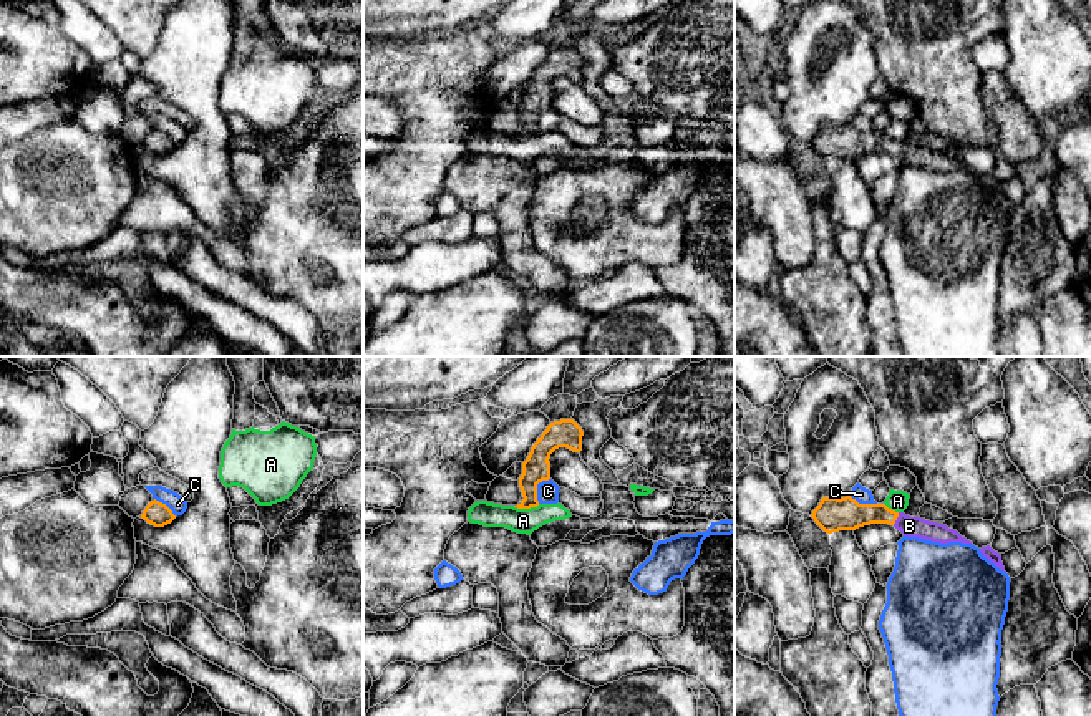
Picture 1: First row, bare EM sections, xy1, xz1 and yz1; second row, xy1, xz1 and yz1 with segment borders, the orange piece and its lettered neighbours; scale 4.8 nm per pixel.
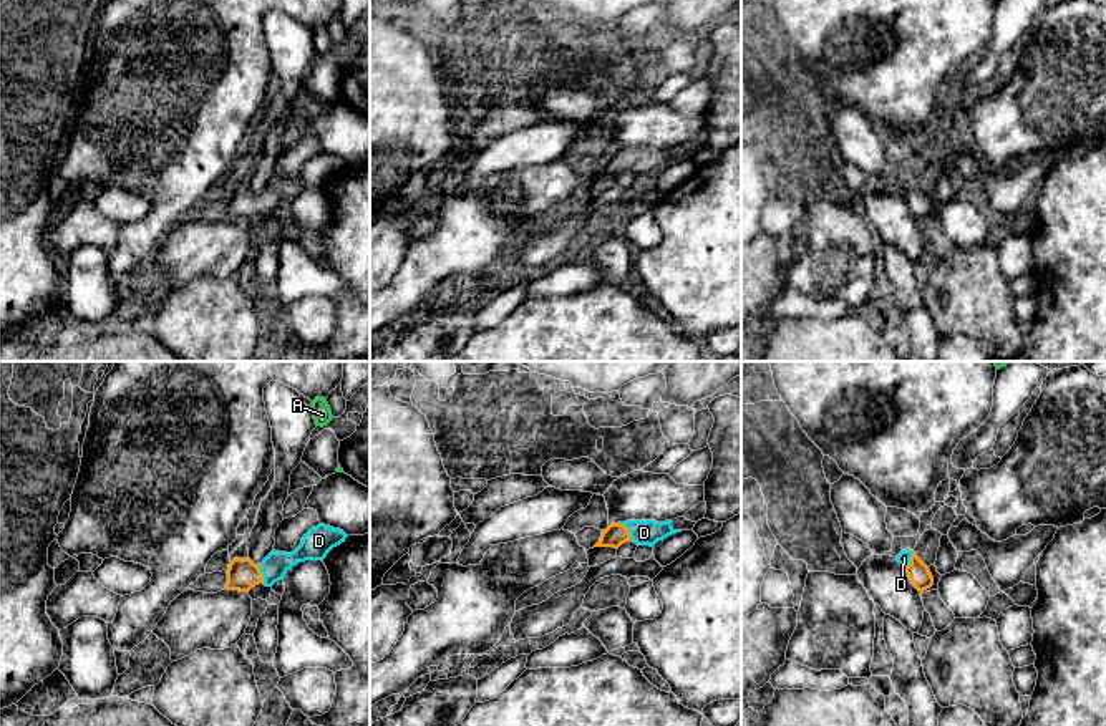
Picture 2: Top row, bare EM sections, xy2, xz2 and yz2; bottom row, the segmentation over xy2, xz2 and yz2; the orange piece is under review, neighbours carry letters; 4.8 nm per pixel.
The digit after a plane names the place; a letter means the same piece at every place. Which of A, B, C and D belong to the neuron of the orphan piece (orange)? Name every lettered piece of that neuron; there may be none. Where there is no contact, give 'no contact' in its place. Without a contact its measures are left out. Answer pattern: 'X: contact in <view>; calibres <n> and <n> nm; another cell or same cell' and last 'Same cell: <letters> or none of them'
A: contact in xz1; calibres 140 and 130 nm; another cell
B: contact in yz1; calibres 160 and 100 nm; same cell
C: contact in xz1; calibres 140 and 110 nm; another cell
D: contact in xz2; calibres 110 and 130 nm; same cell
Same cell: B, D

